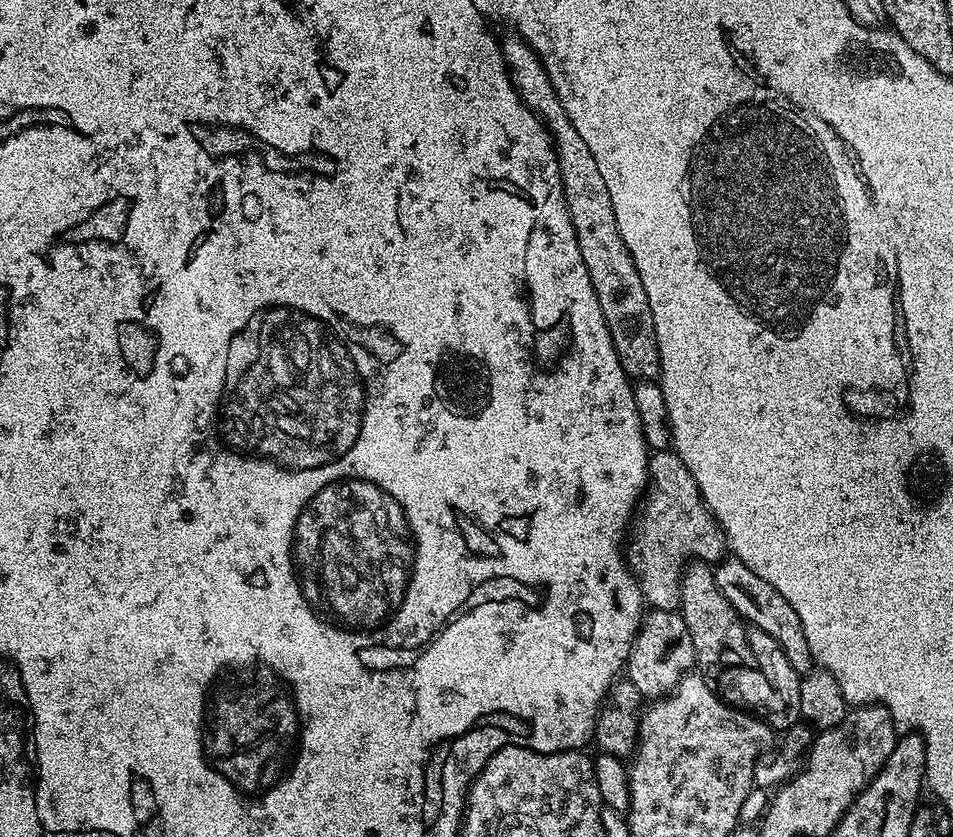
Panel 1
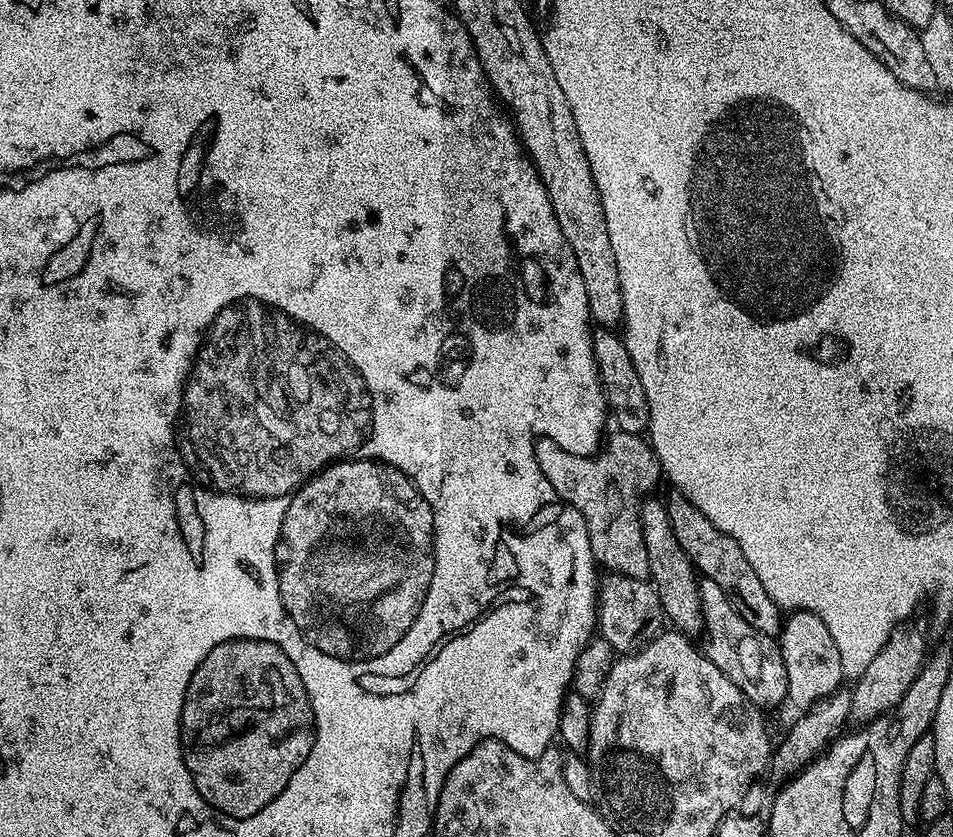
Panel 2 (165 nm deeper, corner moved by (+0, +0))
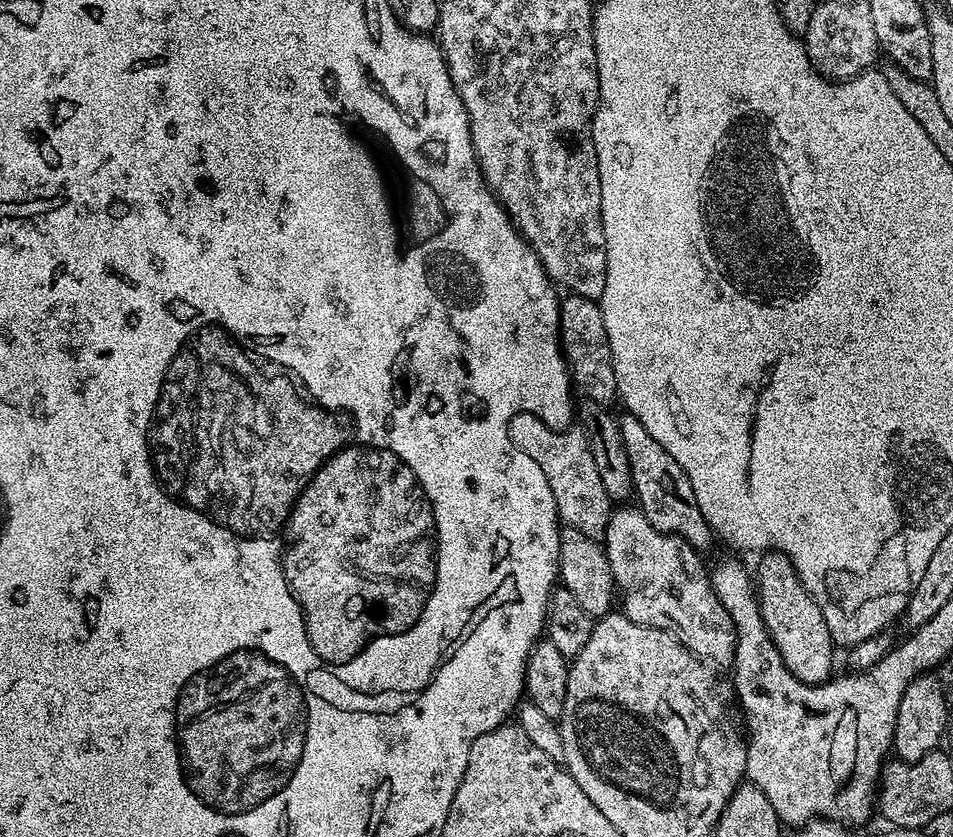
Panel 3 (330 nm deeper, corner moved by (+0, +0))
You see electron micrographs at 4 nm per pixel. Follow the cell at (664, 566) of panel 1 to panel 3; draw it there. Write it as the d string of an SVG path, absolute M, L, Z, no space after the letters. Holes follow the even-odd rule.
M520 412L508 423L508 433L518 446L542 469L542 474L550 482L550 494L554 494L556 510L567 527L578 530L593 538L603 537L609 518L614 511L613 501L609 500L602 486L602 478L598 478L598 466L594 466L592 451L588 445L588 437L583 431L557 430L542 422L529 412Z

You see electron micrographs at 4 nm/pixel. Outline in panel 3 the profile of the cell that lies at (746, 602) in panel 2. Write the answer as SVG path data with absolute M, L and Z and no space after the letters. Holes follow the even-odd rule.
M624 414L619 417L619 422L622 442L626 446L626 458L630 458L634 500L650 526L654 526L654 530L682 538L697 550L710 547L714 541L712 527L706 522L702 510L698 510L694 500L694 486L690 486L690 478L686 478L682 466L678 466L678 462L674 462L674 458L662 450L662 445L646 431L642 422L638 422L638 418Z

